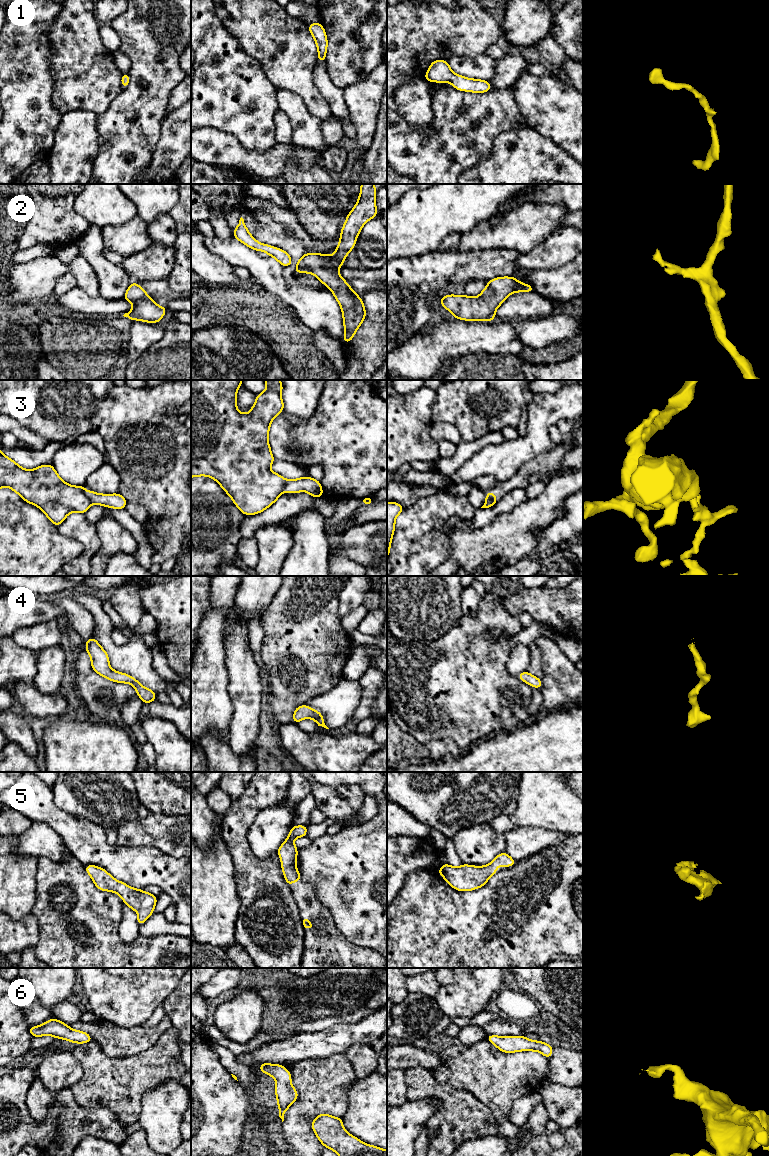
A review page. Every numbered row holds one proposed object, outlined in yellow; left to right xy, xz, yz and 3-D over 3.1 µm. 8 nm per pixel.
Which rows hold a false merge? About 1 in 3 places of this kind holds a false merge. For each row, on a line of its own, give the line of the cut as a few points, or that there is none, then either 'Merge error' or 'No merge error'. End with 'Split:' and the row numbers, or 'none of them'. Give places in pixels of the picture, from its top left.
1: No split. No merge error
2: No split. No merge error
3: Split along xy (86, 492), (92, 503). Merge error
4: No split. No merge error
5: No split. No merge error
6: No split. No merge error
Split: 3

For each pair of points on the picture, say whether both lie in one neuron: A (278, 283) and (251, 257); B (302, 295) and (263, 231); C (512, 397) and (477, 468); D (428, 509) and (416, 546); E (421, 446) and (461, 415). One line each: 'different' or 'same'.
A: same
B: different
C: different
D: same
E: different

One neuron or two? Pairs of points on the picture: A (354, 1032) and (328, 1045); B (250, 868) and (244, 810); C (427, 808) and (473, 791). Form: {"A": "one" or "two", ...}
{"A": "one", "B": "one", "C": "one"}

